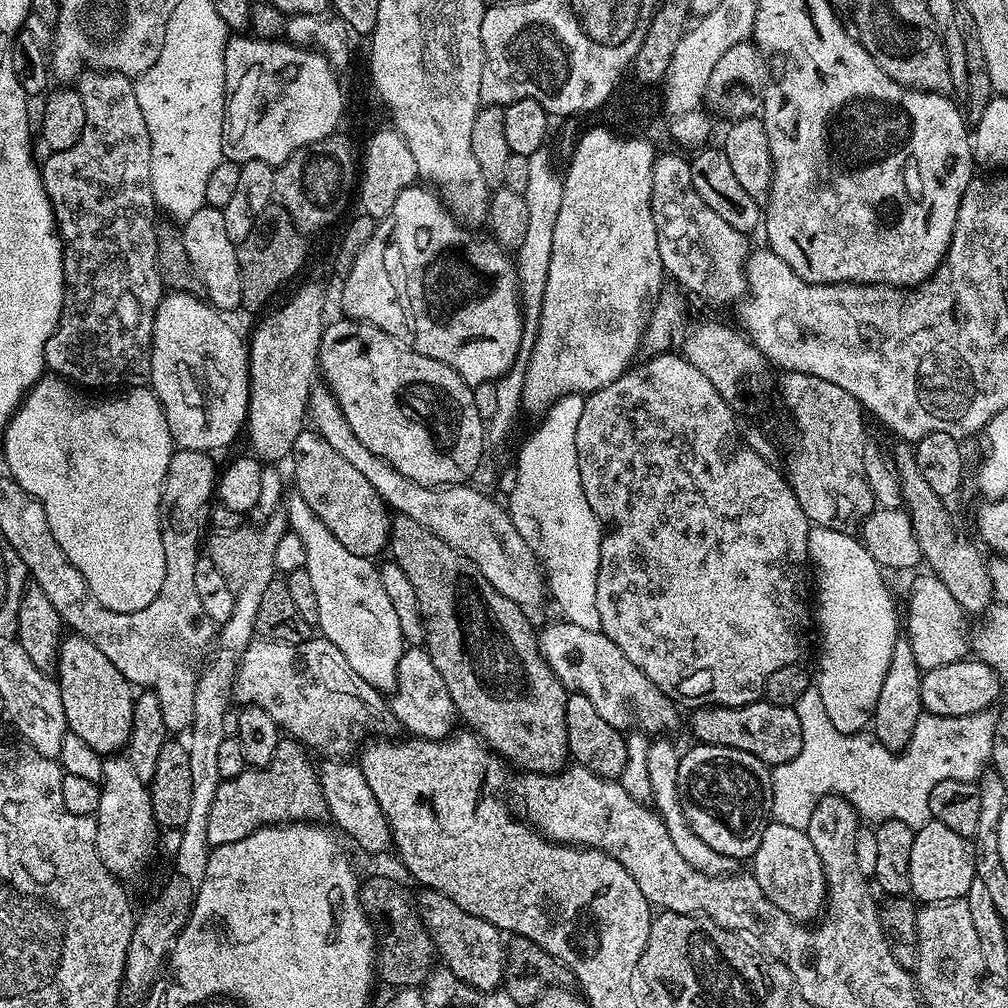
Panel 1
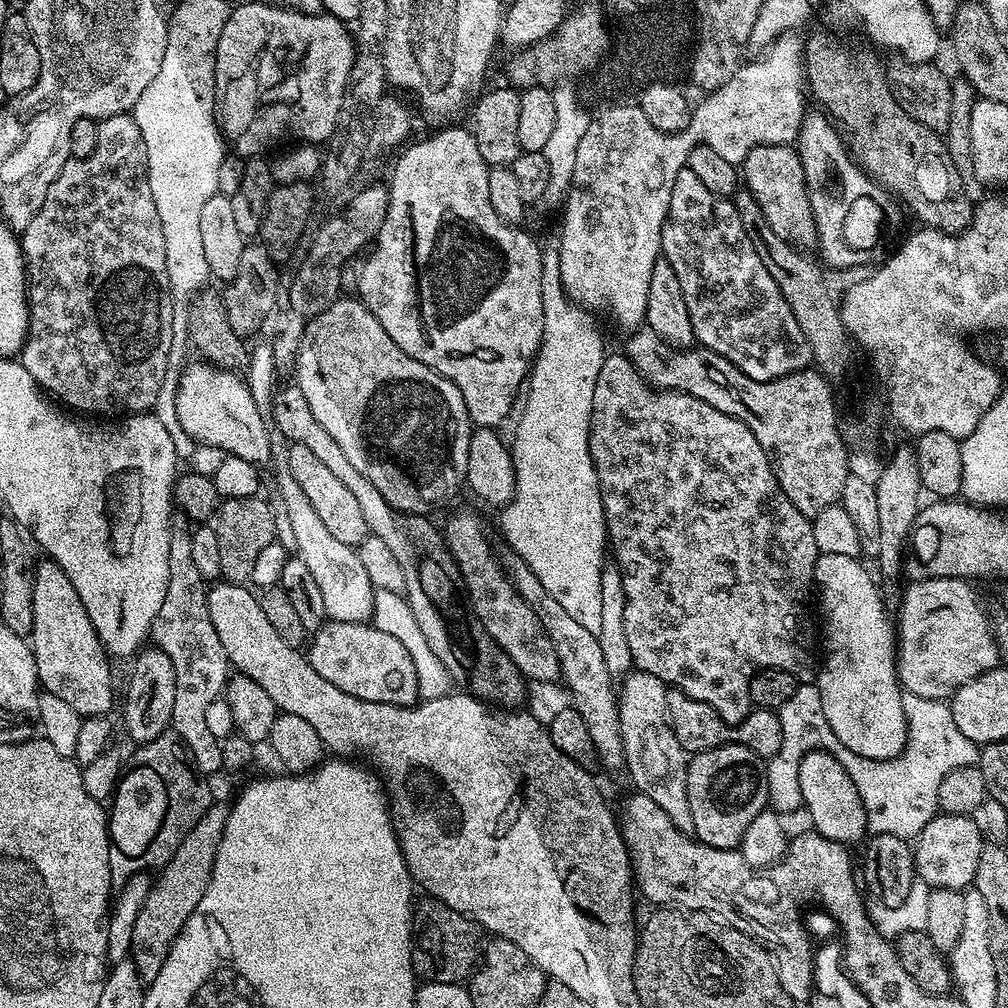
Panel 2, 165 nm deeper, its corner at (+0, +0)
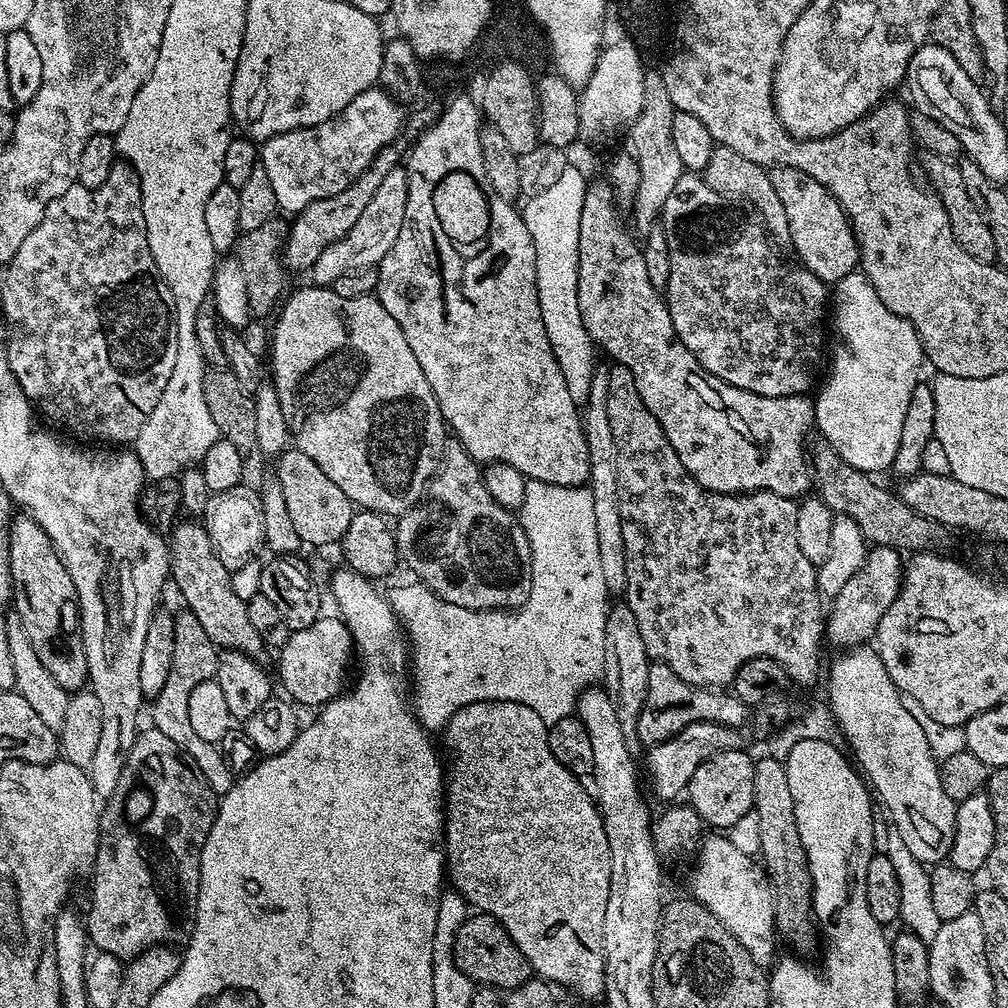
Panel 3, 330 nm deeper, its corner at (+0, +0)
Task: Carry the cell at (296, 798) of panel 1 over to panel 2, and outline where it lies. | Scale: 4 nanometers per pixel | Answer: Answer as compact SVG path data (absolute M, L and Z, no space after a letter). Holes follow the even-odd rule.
M219 802L213 803L201 821L182 839L182 846L178 846L174 858L170 858L168 865L157 875L160 877L155 877L149 896L134 924L130 953L132 965L141 981L150 982L156 977L158 970L162 970L162 962L166 962L168 952L186 926L190 914L194 914L194 906L202 902L202 894L206 894L206 886L210 886L214 858L222 842L228 814L227 807L223 808Z

